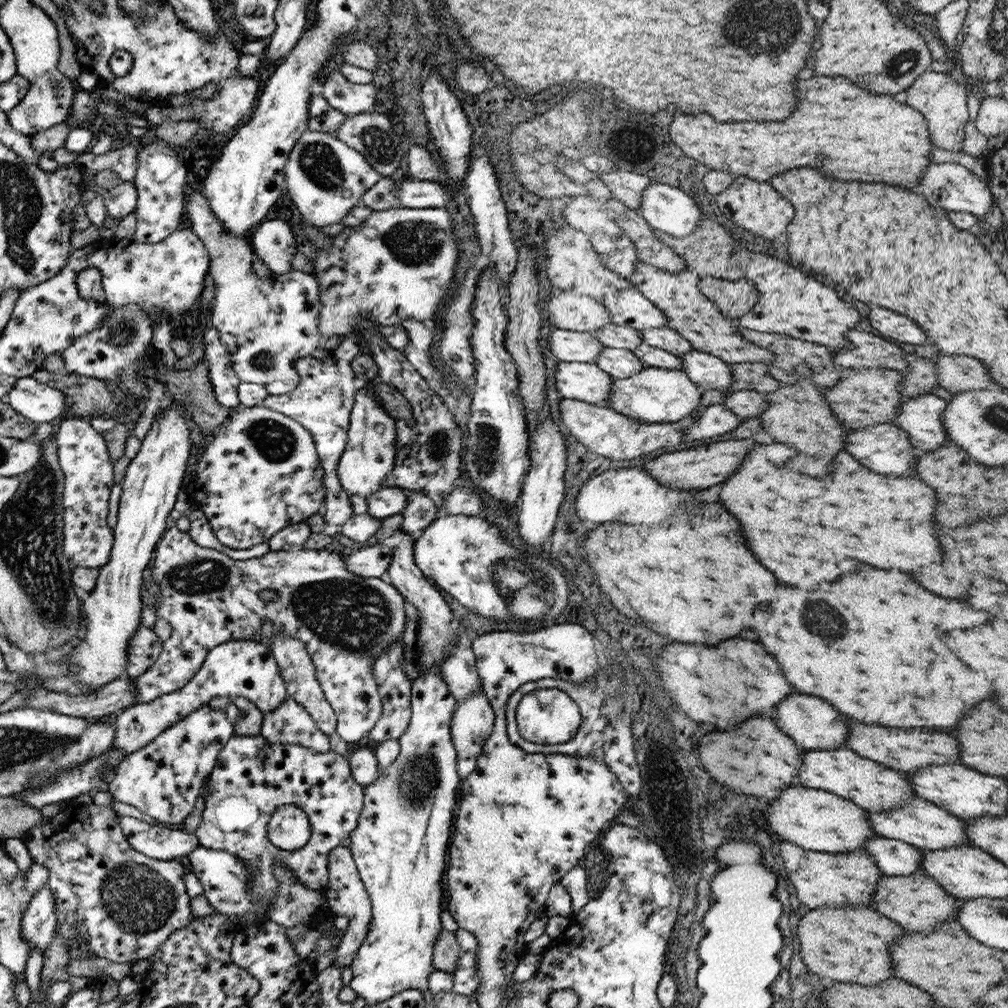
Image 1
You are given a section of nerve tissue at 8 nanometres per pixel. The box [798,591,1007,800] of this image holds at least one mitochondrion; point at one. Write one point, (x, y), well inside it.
(818, 618)

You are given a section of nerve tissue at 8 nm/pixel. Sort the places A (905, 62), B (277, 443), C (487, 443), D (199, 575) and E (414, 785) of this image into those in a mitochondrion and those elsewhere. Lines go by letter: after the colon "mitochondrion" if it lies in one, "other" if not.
A: mitochondrion
B: mitochondrion
C: mitochondrion
D: mitochondrion
E: mitochondrion

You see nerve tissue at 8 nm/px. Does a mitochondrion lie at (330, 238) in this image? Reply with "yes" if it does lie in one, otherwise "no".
no

